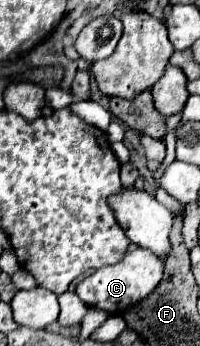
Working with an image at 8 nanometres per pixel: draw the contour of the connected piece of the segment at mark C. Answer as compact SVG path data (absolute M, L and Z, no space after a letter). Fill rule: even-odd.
M144 249L128 251L124 261L120 261L116 265L102 267L102 269L94 271L92 275L88 275L82 283L78 283L76 295L88 307L96 307L96 309L120 315L130 305L134 305L140 299L148 297L156 289L156 285L160 283L162 273L164 273L164 261L160 261L158 255L154 255L152 251L144 251Z

